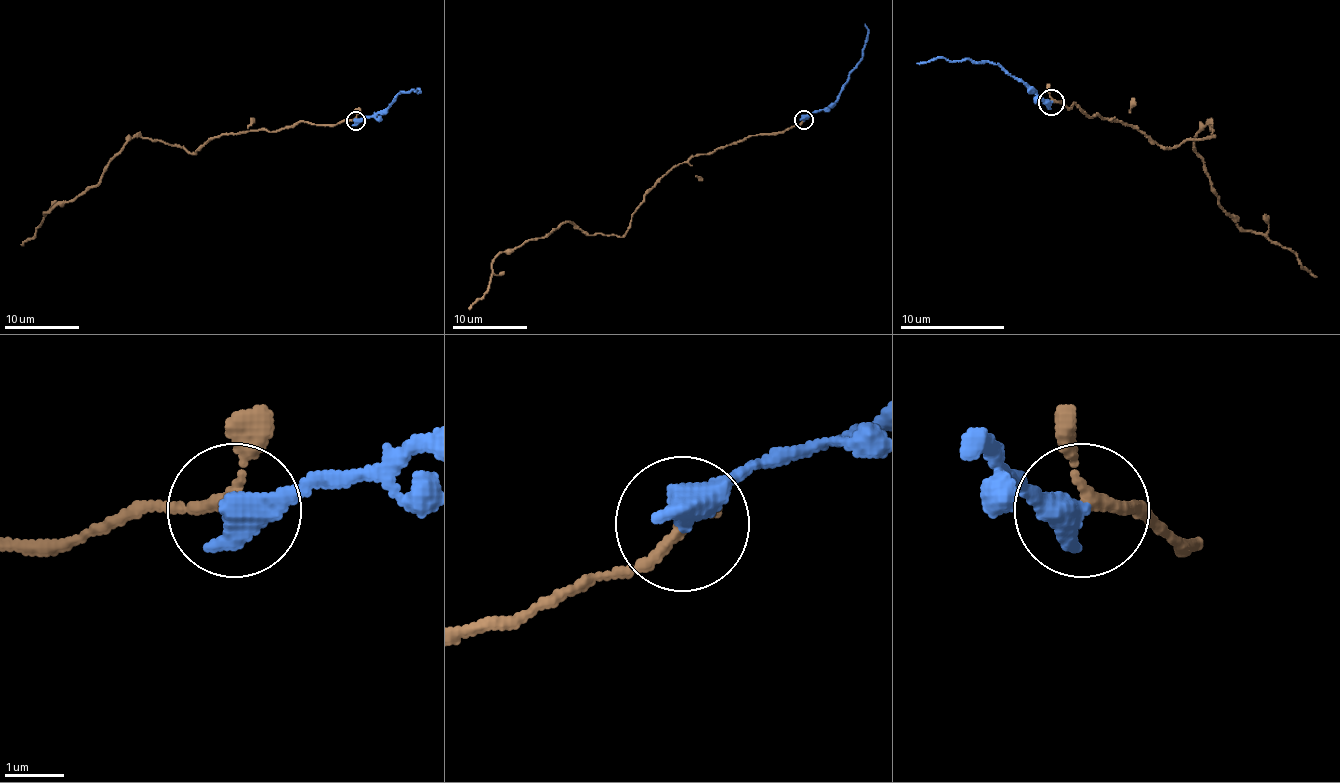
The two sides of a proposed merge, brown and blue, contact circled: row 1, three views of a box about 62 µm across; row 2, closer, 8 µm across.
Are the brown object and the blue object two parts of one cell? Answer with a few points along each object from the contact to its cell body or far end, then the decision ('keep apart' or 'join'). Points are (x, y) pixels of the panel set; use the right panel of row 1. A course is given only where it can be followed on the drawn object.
brown runs (1051, 101), (1135, 125), (1166, 148), (1213, 138), (1213, 125), (1195, 138), (1195, 153), (1218, 203), (1317, 276); blue runs (1051, 101), (991, 62), (945, 57), (916, 62); keep apart

